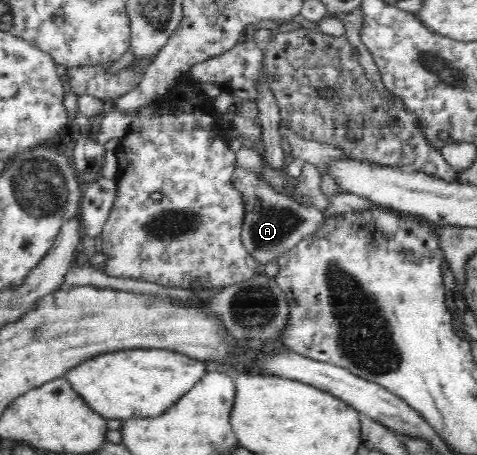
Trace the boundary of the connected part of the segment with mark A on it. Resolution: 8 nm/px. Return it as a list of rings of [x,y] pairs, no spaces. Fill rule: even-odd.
[[[237,163],[234,165],[233,185],[245,196],[246,215],[242,223],[242,244],[263,267],[271,261],[278,261],[279,257],[285,256],[304,237],[315,233],[326,223],[327,217],[317,207],[297,202],[291,194],[275,190],[265,184],[263,178],[257,178],[255,172]]]

